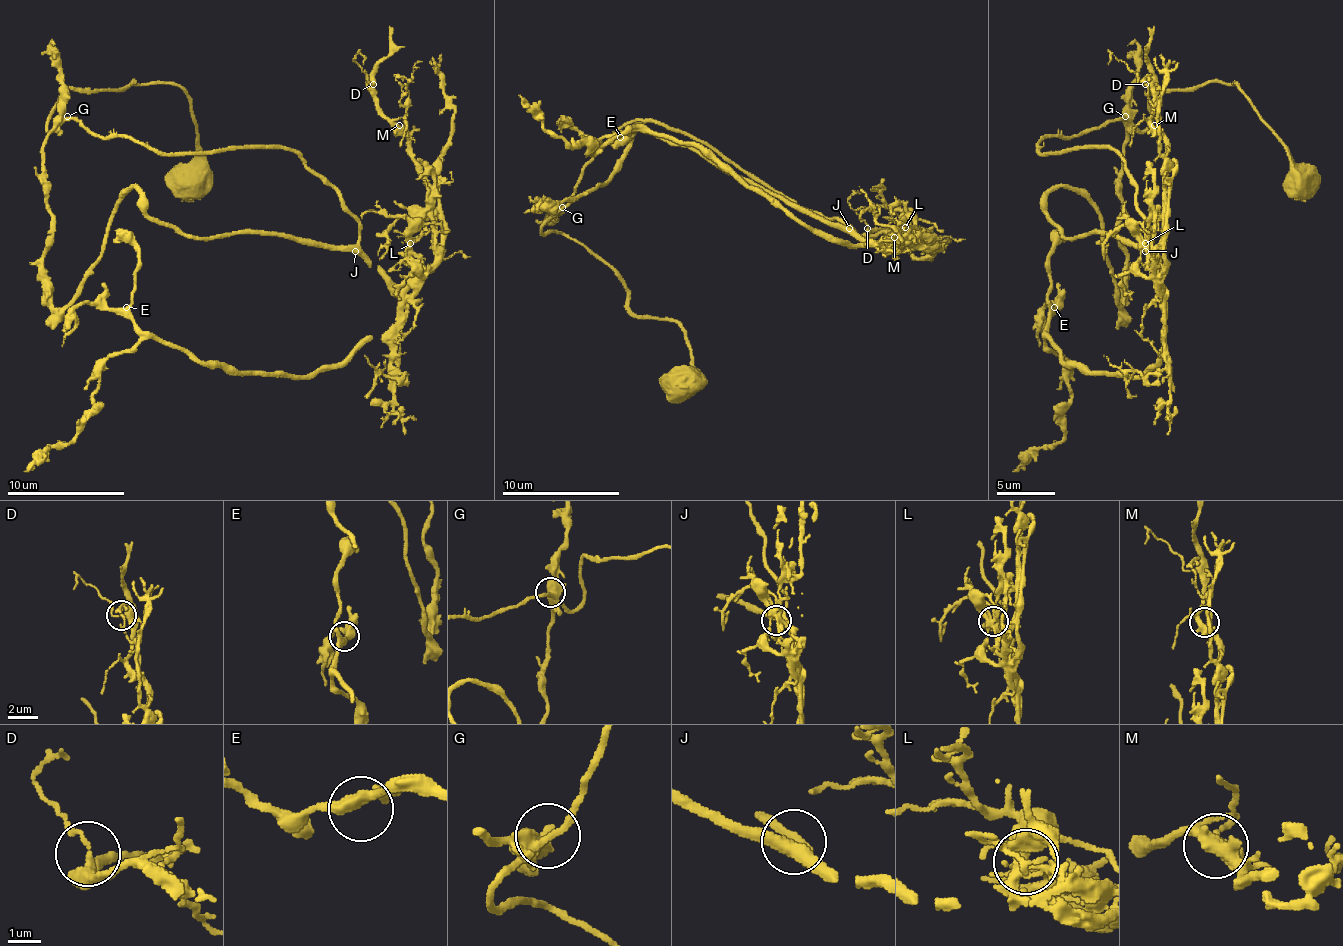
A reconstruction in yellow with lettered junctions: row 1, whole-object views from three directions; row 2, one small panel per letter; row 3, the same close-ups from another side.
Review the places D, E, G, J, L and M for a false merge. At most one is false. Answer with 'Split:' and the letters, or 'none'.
Split: L

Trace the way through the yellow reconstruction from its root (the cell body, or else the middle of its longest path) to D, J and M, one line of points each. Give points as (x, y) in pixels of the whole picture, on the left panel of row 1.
D: (188, 178), (176, 84), (67, 90), (49, 116), (167, 154), (287, 149), (408, 290), (431, 184), (373, 84)
J: (188, 178), (196, 119), (176, 84), (67, 90), (49, 116), (167, 154), (287, 149), (358, 222), (355, 251)
M: (188, 178), (176, 84), (67, 90), (49, 116), (167, 154), (287, 149), (408, 290), (434, 237), (399, 125)

